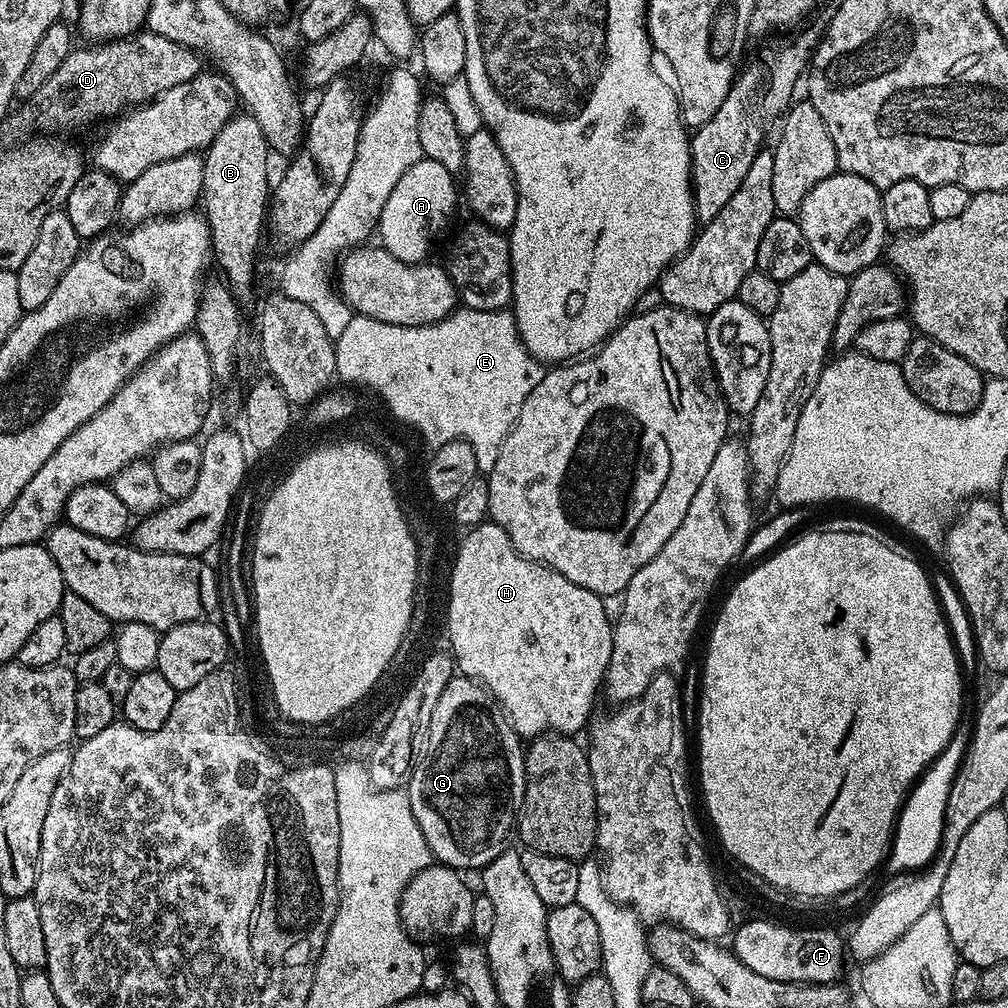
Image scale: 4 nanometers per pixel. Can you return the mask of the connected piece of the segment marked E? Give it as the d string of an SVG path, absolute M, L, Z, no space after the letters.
M465 306L457 307L452 315L444 320L439 320L426 326L394 326L390 322L378 322L369 316L353 314L350 322L347 323L346 330L342 335L334 340L336 350L336 376L344 379L348 384L357 384L360 388L369 388L372 392L380 395L380 400L397 416L401 425L413 428L426 443L432 444L433 449L441 448L446 442L451 440L464 440L474 450L476 459L476 471L480 474L486 474L494 470L494 462L498 462L498 450L502 442L508 437L508 432L516 425L518 414L522 410L522 402L530 398L530 390L542 382L546 368L536 357L531 356L522 342L522 338L516 329L516 317L511 311L494 309L470 309Z

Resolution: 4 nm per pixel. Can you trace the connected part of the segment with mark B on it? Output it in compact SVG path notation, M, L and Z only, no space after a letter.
M249 114L231 116L203 153L202 215L212 235L214 264L224 271L227 287L240 298L252 292L260 231L263 233L266 228L270 203L268 156L268 142L258 122Z

